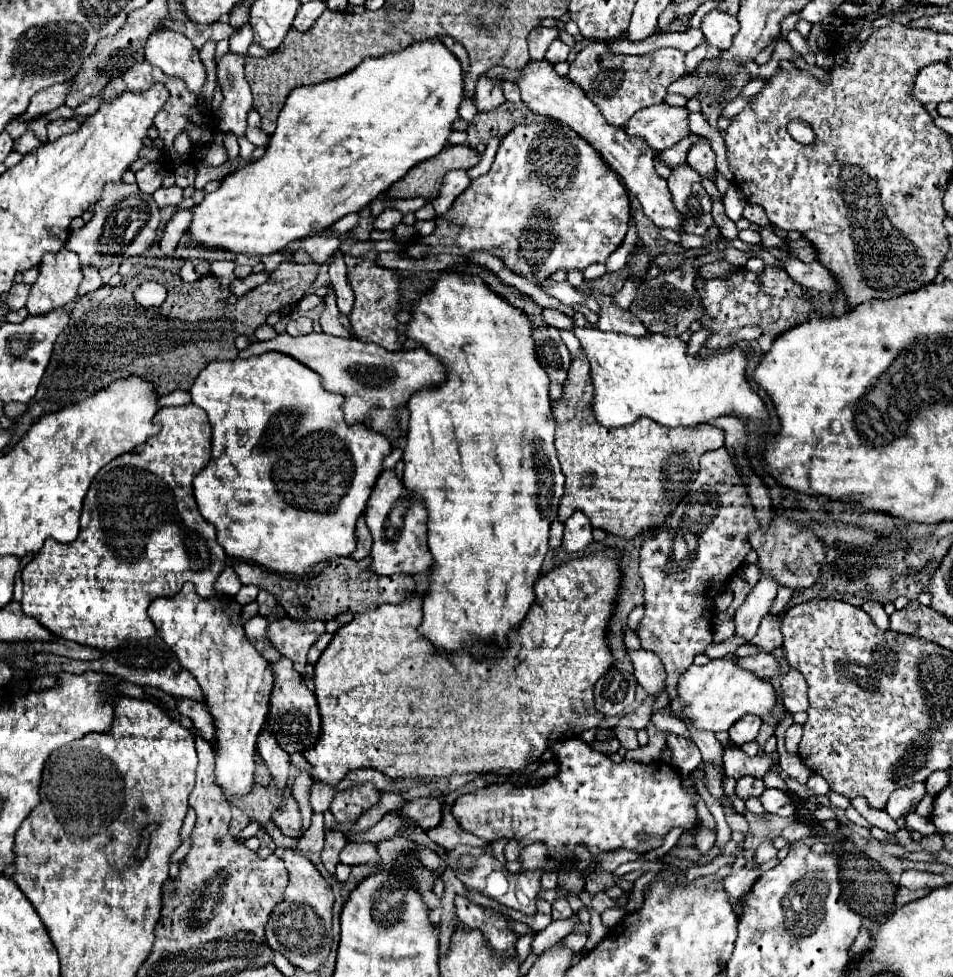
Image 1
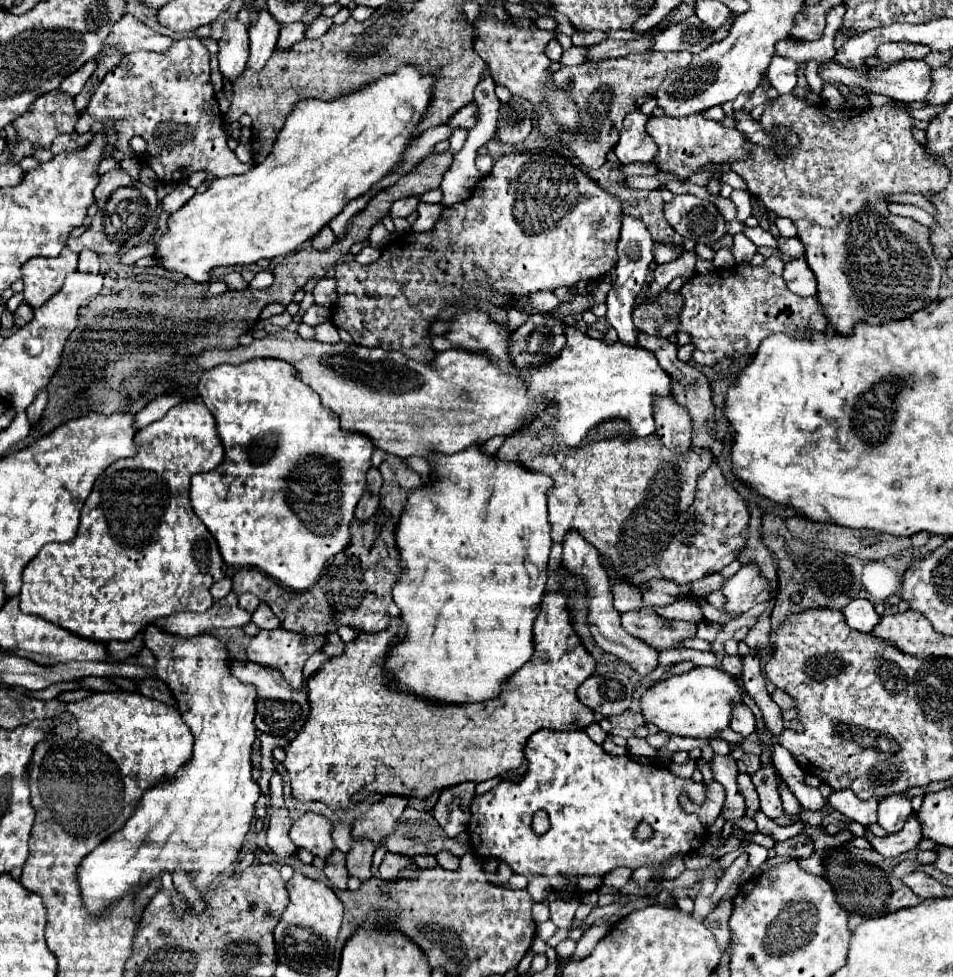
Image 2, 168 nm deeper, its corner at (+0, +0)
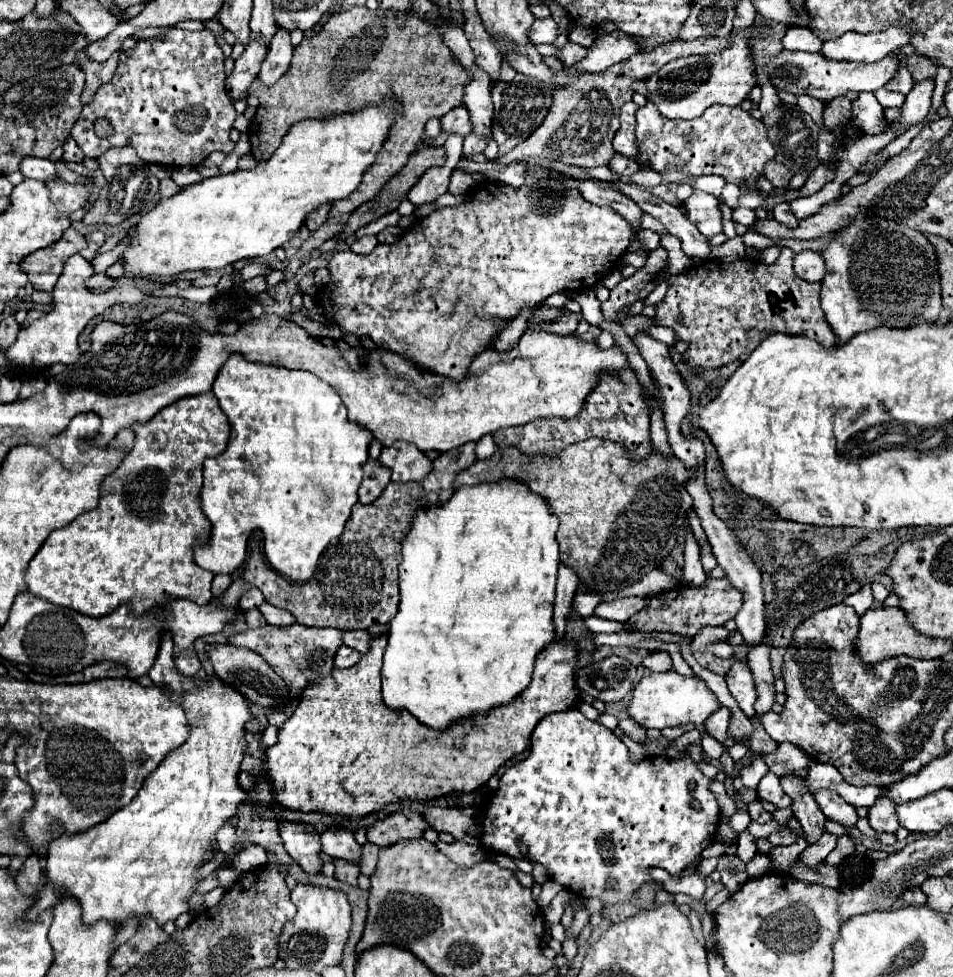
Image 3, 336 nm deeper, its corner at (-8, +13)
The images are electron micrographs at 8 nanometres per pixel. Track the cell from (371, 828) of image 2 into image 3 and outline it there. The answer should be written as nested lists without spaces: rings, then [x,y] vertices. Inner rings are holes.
[[[411,809],[391,813],[367,829],[367,839],[379,847],[395,845],[401,839],[419,839],[429,825]]]

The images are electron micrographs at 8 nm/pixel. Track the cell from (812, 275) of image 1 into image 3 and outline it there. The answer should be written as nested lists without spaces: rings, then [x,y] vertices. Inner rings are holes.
[[[801,251],[793,261],[795,273],[805,281],[821,281],[825,277],[825,261],[815,251]]]

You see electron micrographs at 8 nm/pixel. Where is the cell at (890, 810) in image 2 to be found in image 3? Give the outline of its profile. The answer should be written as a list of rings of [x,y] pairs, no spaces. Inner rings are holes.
[[[881,797],[875,801],[875,805],[869,809],[869,825],[875,831],[889,831],[895,833],[899,829],[899,819],[897,819],[897,803],[891,801],[889,797]]]

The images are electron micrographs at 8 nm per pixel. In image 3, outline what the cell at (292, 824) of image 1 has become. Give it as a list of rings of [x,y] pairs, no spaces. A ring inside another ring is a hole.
[[[327,827],[321,835],[321,849],[329,857],[345,859],[351,863],[359,861],[359,849],[361,845],[353,839],[353,833],[345,827]]]

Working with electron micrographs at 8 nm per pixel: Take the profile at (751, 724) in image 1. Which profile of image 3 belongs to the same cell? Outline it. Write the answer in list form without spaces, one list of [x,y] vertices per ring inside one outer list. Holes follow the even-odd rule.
[[[735,661],[733,667],[729,669],[729,673],[725,675],[725,681],[727,681],[727,687],[729,687],[731,695],[735,697],[739,709],[747,717],[753,717],[755,715],[753,703],[757,699],[757,693],[755,693],[755,685],[753,685],[753,677],[751,677],[749,667]]]

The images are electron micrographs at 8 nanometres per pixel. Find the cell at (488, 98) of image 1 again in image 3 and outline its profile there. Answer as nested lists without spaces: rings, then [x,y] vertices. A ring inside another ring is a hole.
[[[455,107],[451,113],[447,113],[447,115],[443,115],[441,117],[441,123],[443,123],[443,129],[447,131],[447,133],[461,133],[463,137],[467,135],[467,133],[471,133],[471,129],[473,129],[473,125],[471,125],[471,119],[469,119],[469,111],[467,111],[467,107]]]

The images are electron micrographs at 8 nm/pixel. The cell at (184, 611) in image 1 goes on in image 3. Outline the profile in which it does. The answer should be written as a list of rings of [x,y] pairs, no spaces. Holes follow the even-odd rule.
[[[169,631],[161,635],[159,655],[149,671],[149,677],[155,685],[169,687],[173,691],[173,697],[185,709],[191,735],[185,745],[175,749],[175,753],[169,753],[159,763],[155,773],[151,773],[151,777],[143,781],[131,805],[119,809],[95,829],[77,835],[61,835],[51,843],[43,871],[47,875],[47,883],[39,891],[39,905],[31,909],[31,917],[35,917],[39,909],[53,907],[57,901],[57,893],[53,891],[53,887],[61,887],[81,901],[85,923],[107,919],[121,925],[131,915],[151,915],[159,919],[161,925],[165,925],[167,921],[177,919],[181,913],[189,911],[189,899],[199,885],[199,871],[209,861],[215,861],[217,855],[227,857],[217,847],[217,831],[223,825],[231,825],[237,809],[247,803],[247,791],[239,785],[239,767],[247,749],[245,723],[253,717],[251,701],[241,691],[221,681],[217,675],[197,679],[179,673],[173,659],[173,637]]]

